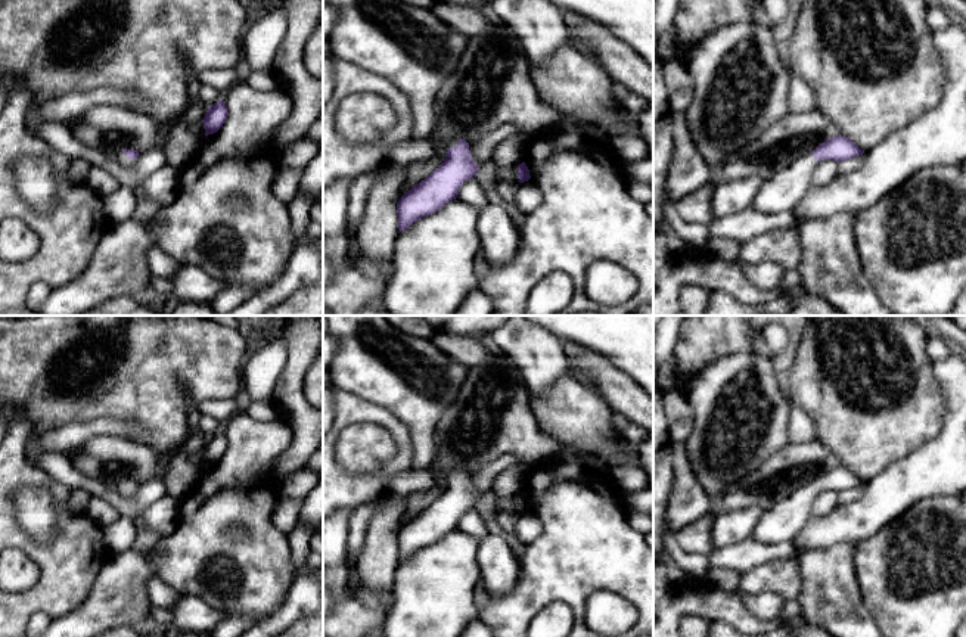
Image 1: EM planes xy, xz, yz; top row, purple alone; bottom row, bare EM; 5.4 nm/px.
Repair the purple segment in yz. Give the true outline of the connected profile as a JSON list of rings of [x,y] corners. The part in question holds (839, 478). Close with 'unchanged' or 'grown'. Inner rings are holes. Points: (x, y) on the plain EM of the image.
[[[832,467],[796,490],[788,498],[762,510],[751,537],[762,544],[793,543],[807,521],[813,516],[811,504],[819,492],[826,490],[841,492],[863,484],[864,481],[848,467]]]; grown

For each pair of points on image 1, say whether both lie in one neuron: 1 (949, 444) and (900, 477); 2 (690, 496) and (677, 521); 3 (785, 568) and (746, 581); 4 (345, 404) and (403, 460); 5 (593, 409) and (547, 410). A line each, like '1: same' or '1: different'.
1: same
2: same
3: same
4: same
5: same

